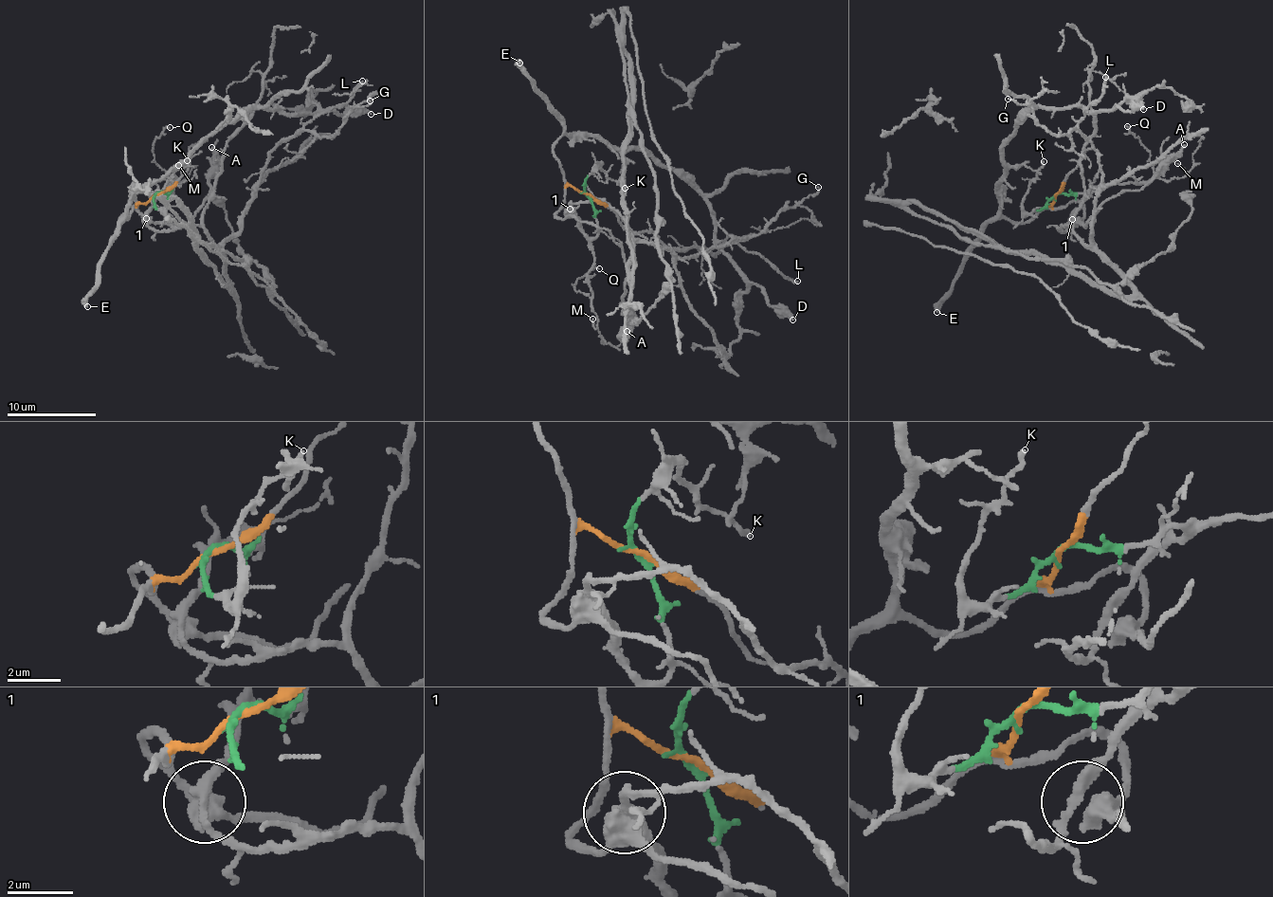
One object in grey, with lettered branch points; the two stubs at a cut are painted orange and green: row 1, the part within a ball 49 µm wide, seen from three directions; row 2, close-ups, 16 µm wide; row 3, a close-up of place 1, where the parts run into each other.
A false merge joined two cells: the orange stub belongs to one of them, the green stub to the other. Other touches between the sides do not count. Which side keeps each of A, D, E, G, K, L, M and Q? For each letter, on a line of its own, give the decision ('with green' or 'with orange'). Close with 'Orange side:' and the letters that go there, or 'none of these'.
A: with orange
D: with orange
E: with orange
G: with green
K: with green
L: with green
M: with green
Q: with green
Orange side: A, D, E

